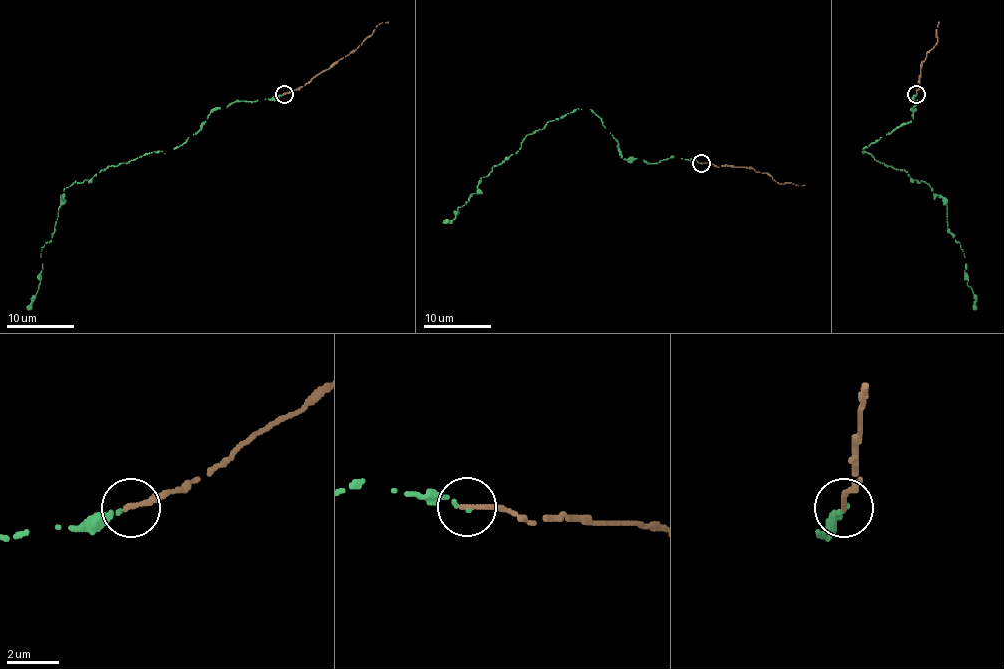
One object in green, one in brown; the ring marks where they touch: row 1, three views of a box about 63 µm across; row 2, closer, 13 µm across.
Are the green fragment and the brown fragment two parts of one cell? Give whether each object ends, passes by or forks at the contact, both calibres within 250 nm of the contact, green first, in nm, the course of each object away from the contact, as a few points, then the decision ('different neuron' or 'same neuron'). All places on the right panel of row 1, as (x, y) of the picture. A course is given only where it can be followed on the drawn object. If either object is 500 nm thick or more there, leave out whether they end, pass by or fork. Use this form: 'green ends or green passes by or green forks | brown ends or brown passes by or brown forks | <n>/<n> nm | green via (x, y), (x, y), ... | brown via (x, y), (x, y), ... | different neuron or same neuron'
green ends | brown ends | 140/220 nm | green via (917, 93), (909, 122), (863, 151), (926, 182), (946, 205), (948, 231), (963, 251), (977, 309) | brown via (916, 93), (921, 87), (921, 66), (926, 53), (938, 41), (938, 22) | same neuron

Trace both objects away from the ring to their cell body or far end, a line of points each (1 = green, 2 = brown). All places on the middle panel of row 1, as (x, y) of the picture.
1: (700, 164), (626, 159), (598, 116), (573, 109), (529, 133), (446, 223)
2: (700, 162), (719, 167), (750, 167), (756, 172), (767, 172), (780, 184), (804, 184)

